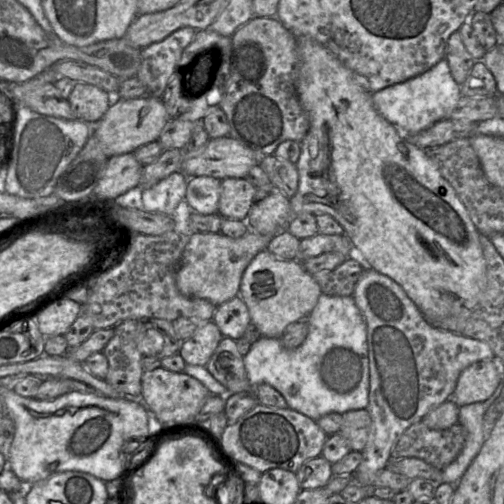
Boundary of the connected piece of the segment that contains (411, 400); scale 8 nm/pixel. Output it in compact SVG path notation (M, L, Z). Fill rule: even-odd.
M355 250L349 258L357 259L364 267L352 297L367 328L370 386L369 404L366 409L371 418L369 438L361 451L362 459L354 471L354 480L359 485L371 489L376 474L388 466L391 451L404 431L421 421L431 410L451 399L459 375L465 368L477 361L491 360L495 355L490 346L483 341L432 327L394 280L366 266Z

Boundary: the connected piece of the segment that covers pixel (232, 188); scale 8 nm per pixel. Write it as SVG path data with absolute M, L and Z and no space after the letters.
M246 178L221 180L218 214L223 218L246 221L257 188Z

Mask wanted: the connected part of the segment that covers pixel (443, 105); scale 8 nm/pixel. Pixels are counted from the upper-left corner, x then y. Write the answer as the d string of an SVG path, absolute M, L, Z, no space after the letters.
M444 58L421 75L373 93L372 101L376 111L402 133L415 134L446 119L461 97L461 87L453 79Z

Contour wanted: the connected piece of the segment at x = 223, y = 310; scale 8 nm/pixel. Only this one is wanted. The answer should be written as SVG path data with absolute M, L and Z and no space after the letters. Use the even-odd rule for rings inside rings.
M237 295L216 307L212 320L223 336L234 340L242 338L251 322L248 307L243 299Z

